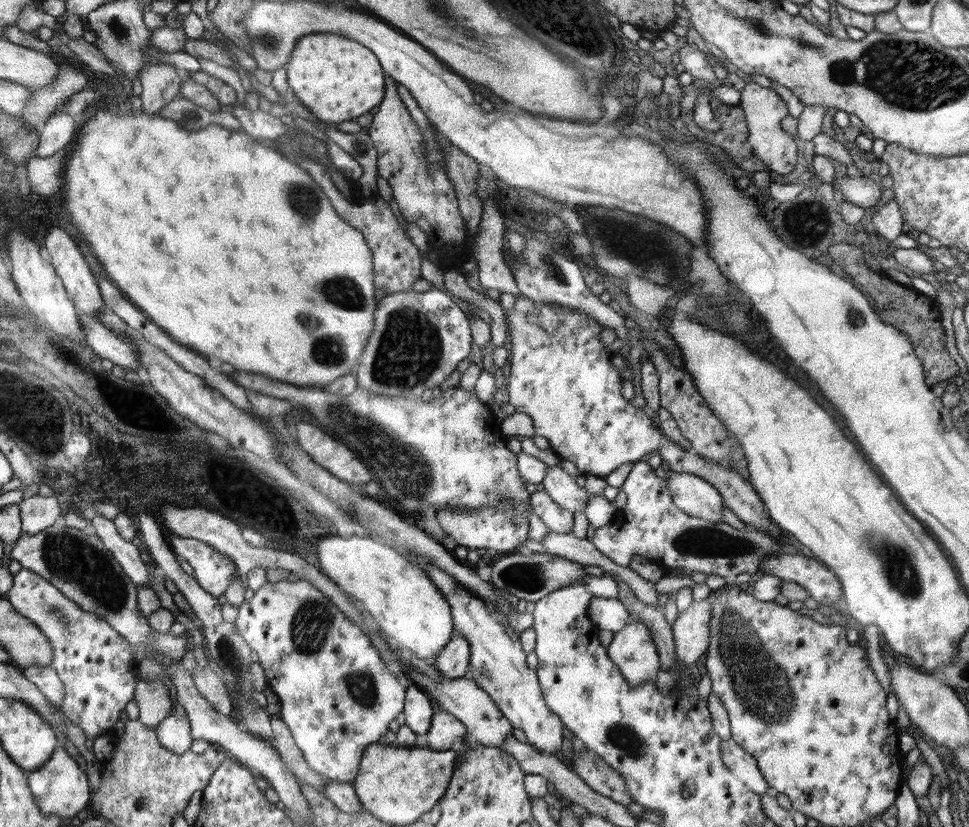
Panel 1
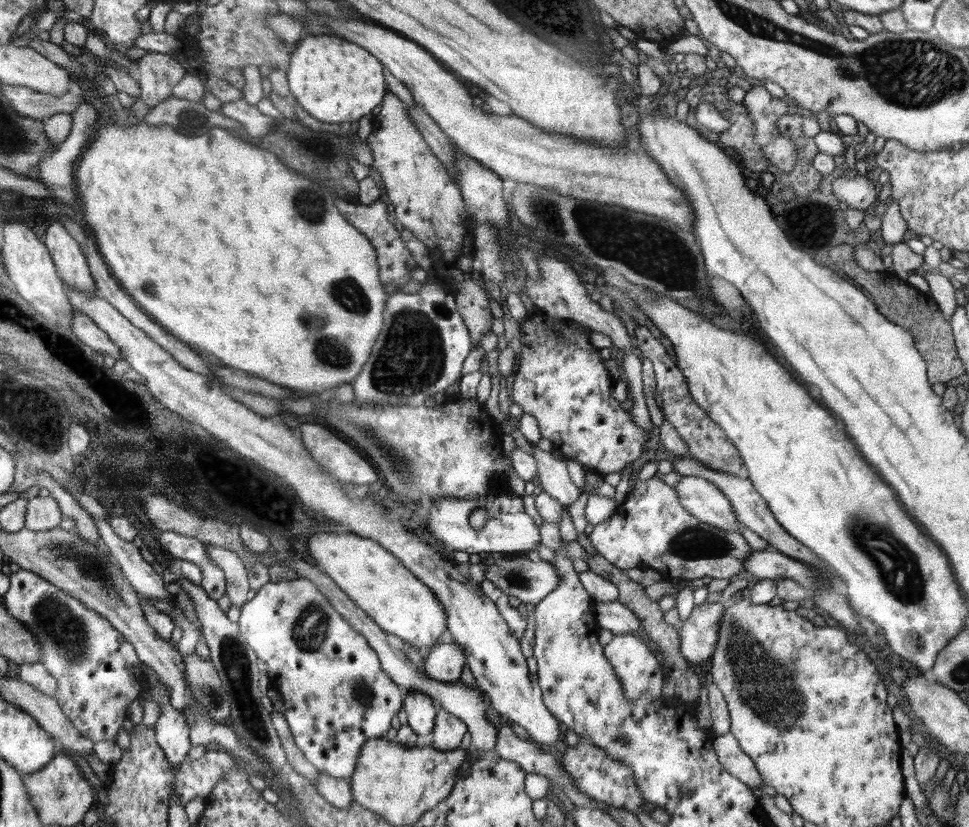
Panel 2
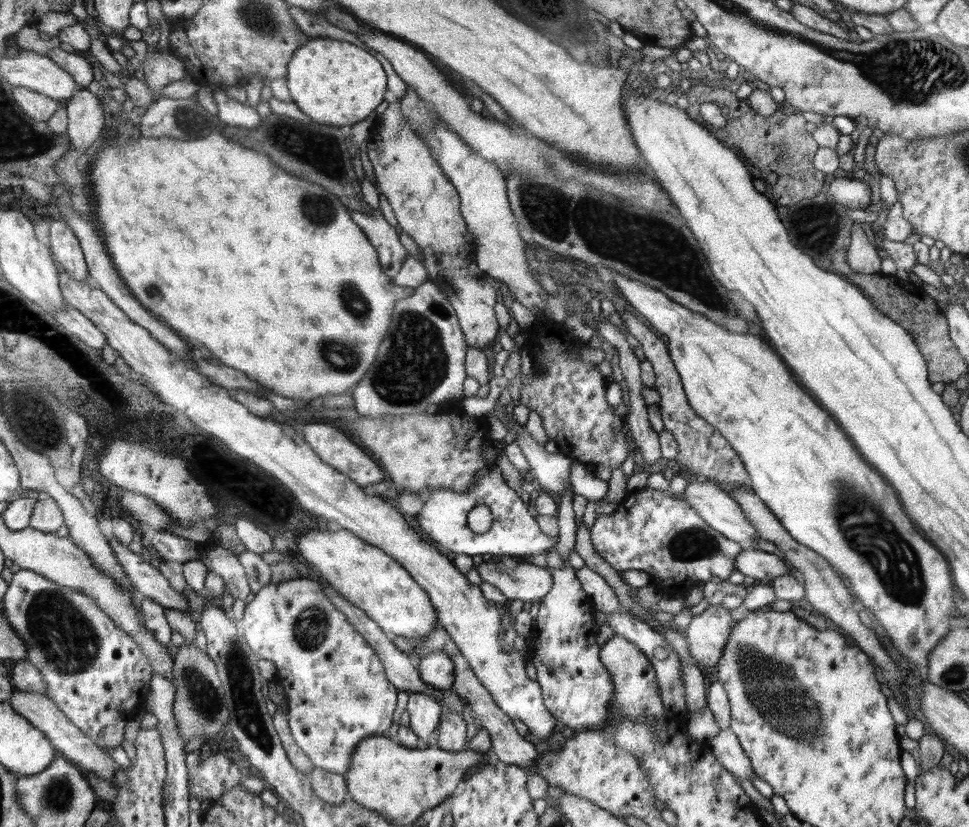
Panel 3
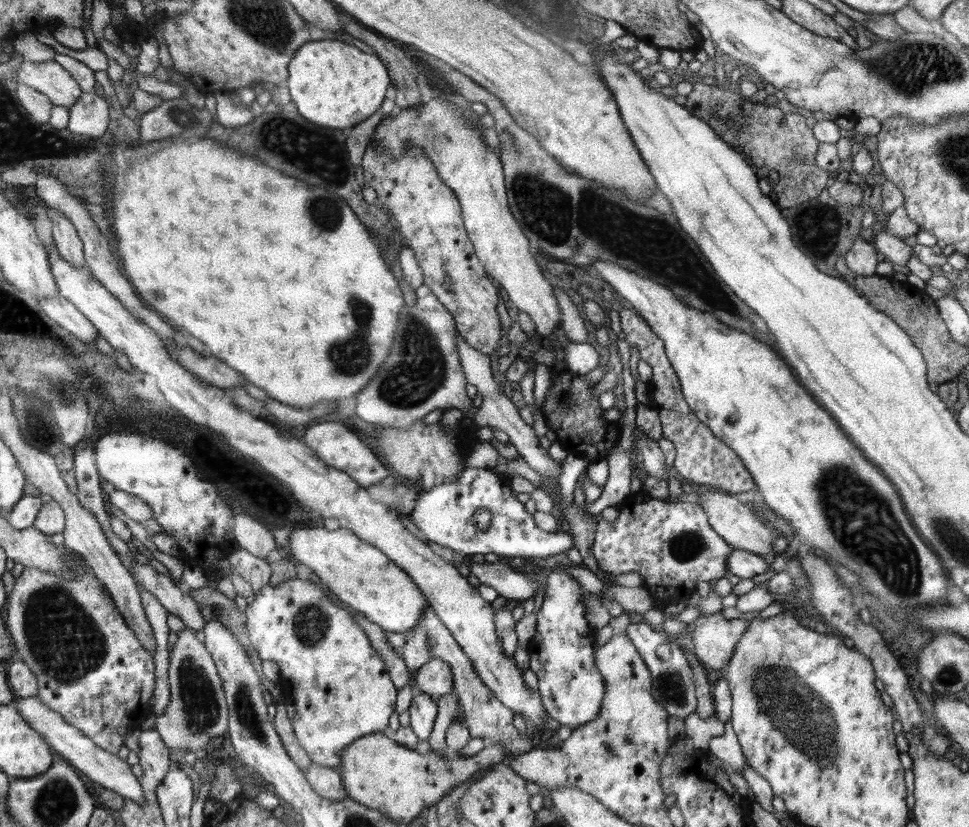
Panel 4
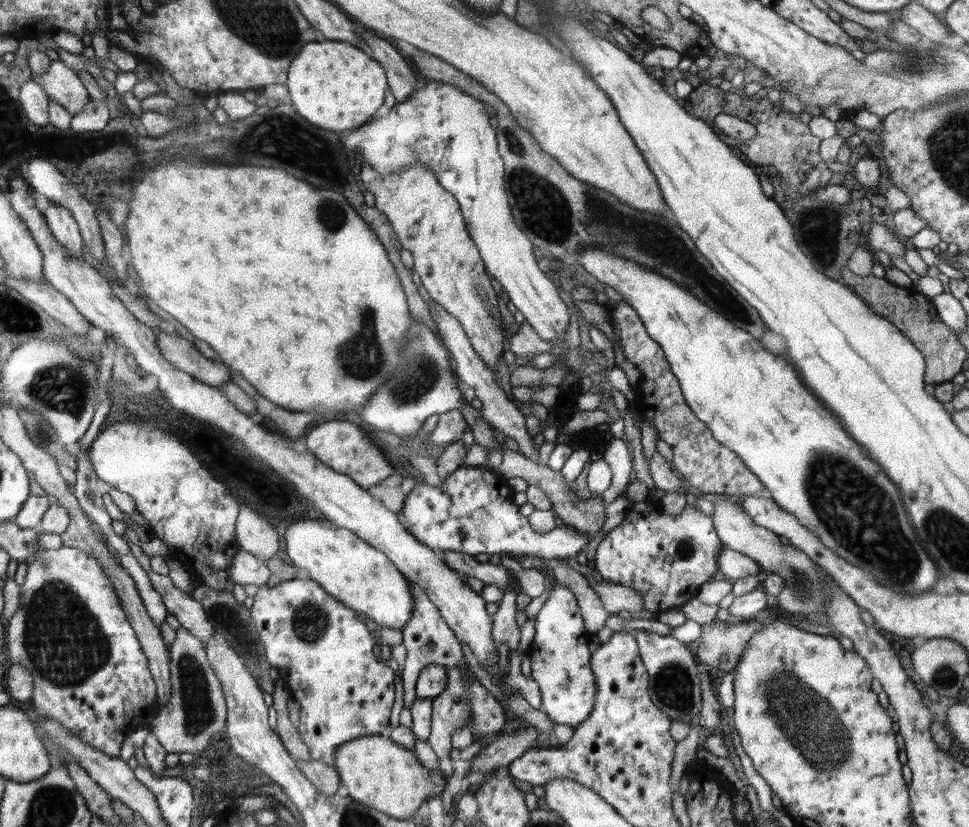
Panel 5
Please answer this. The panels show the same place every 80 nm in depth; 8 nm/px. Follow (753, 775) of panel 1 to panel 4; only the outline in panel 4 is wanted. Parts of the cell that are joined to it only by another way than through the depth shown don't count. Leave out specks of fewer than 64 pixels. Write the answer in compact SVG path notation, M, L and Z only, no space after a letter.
M726 724L724 734L710 739L709 750L716 758L730 764L732 768L741 774L747 758L743 755L737 734L731 724Z

